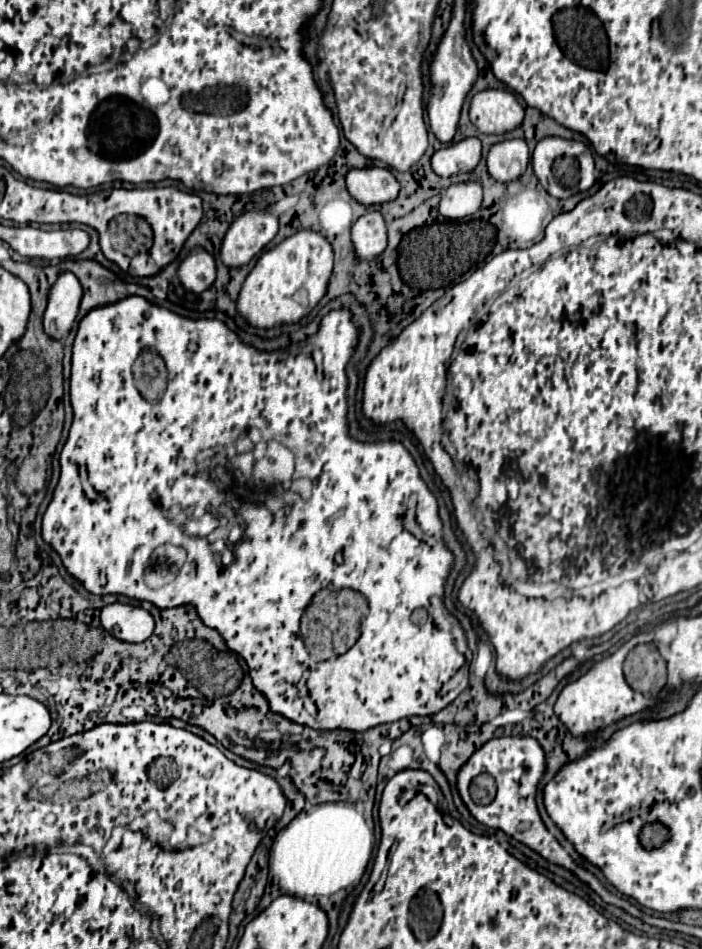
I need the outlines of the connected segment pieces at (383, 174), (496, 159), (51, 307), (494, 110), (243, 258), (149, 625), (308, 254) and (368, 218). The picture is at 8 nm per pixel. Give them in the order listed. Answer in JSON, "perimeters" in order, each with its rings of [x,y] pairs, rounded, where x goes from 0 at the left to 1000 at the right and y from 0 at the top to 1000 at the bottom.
{"perimeters":[[[[501,177],[493,183],[493,196],[513,215],[547,215],[567,207],[570,194],[553,177]]],[[[726,145],[701,152],[695,166],[695,183],[709,192],[726,192],[746,183],[752,175],[752,154],[741,145]]],[[[97,285],[85,287],[80,297],[68,306],[68,322],[63,329],[63,350],[71,356],[88,358],[97,352],[111,331],[114,314],[117,301],[111,293]]],[[[687,95],[670,107],[670,126],[689,141],[718,141],[738,135],[746,114],[726,95]]],[[[350,221],[328,236],[313,272],[322,280],[336,282],[353,278],[396,244],[396,228],[385,221]]],[[[162,634],[145,641],[145,660],[174,677],[205,677],[219,666],[219,651],[202,639]]],[[[425,242],[422,247],[405,251],[390,261],[373,266],[365,274],[365,280],[345,299],[339,329],[368,346],[425,339],[464,310],[467,293],[473,289],[473,272],[476,266],[470,255],[447,242]]],[[[538,221],[521,223],[501,236],[501,255],[516,274],[530,274],[550,261],[550,234]]]]}

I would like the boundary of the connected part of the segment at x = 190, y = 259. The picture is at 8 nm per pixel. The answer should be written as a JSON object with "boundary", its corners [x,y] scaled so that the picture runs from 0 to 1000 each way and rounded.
{"boundary":[[[288,259],[274,261],[254,280],[254,293],[265,306],[279,310],[299,303],[308,293],[308,278],[302,268]]]}

